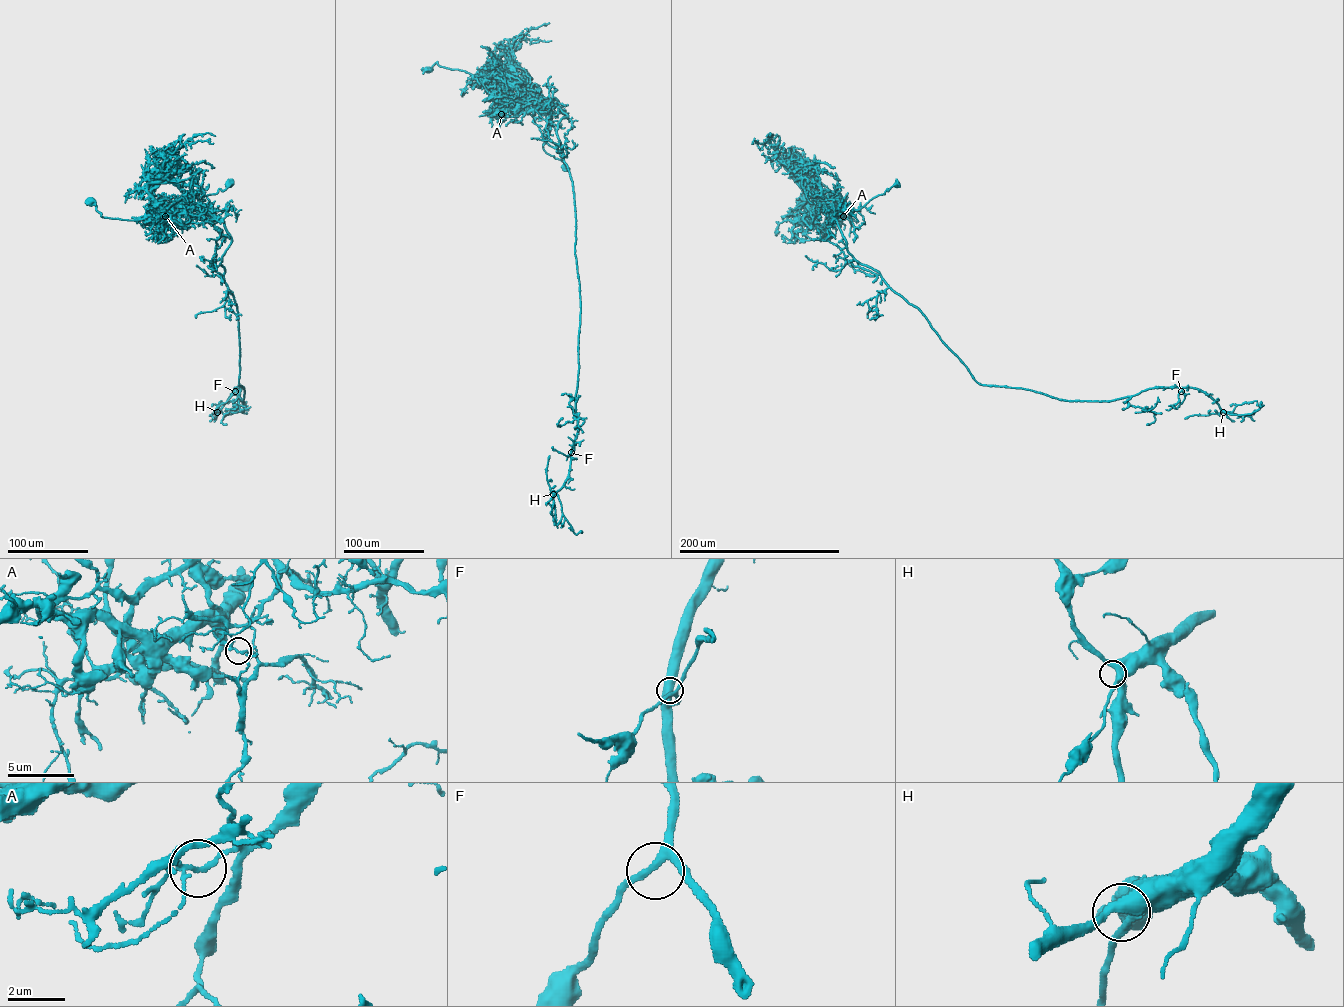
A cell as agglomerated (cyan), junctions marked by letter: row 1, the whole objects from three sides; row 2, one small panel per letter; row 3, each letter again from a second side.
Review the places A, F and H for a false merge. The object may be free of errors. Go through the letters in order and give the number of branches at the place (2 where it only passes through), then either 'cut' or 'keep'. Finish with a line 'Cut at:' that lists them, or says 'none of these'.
A: 3 | cut
F: 3 | keep
H: 3 | keep
Cut at: A

